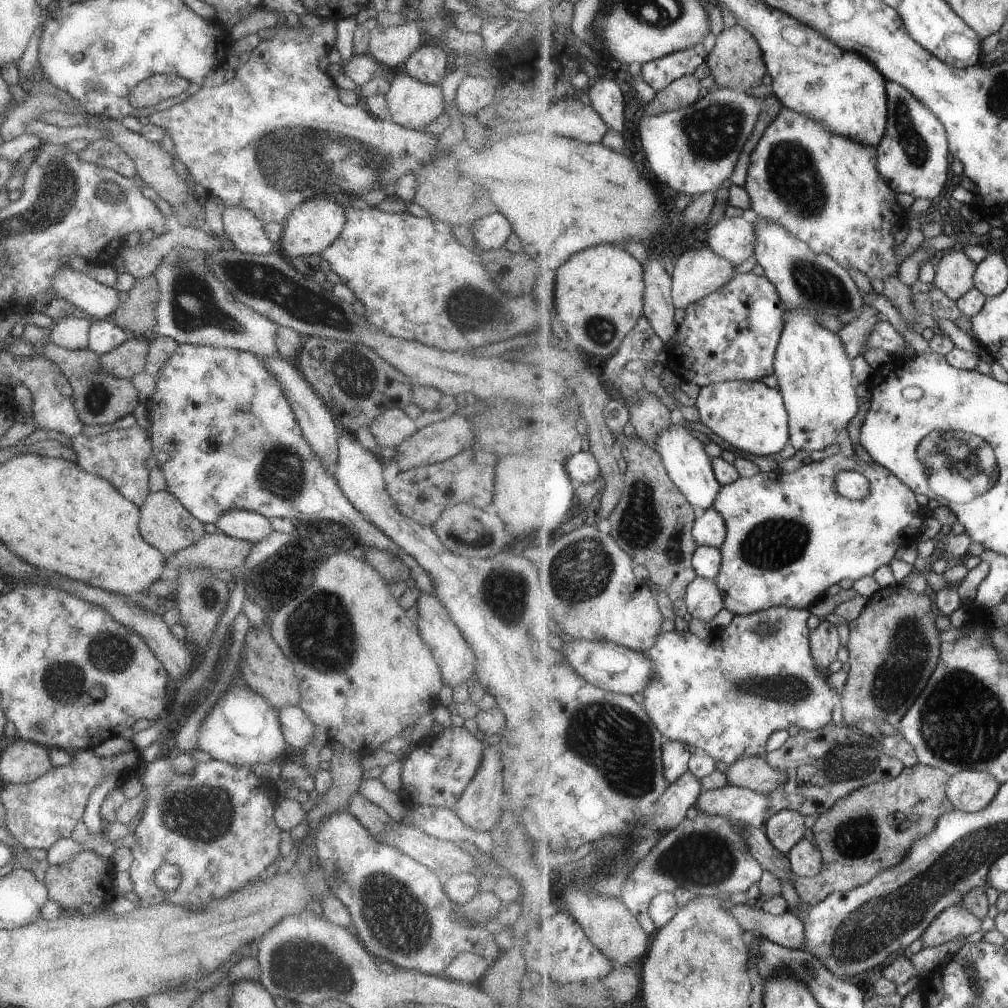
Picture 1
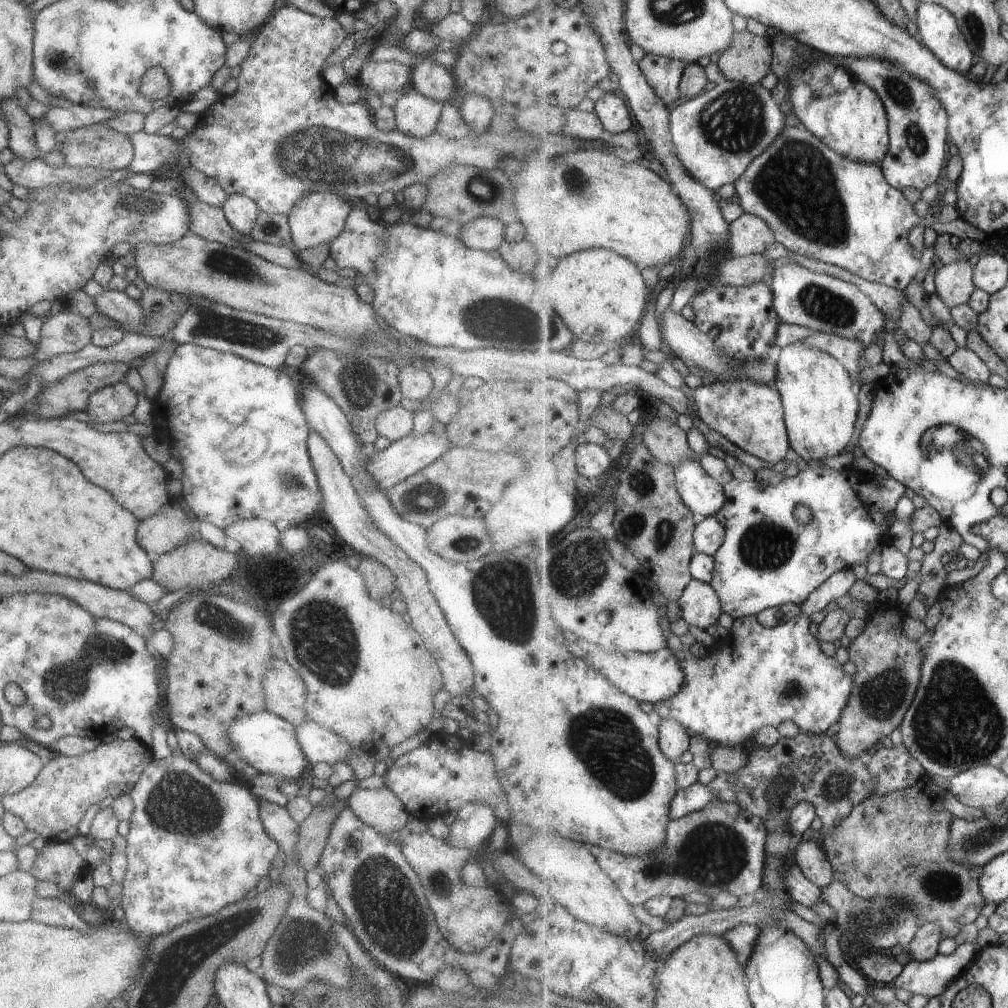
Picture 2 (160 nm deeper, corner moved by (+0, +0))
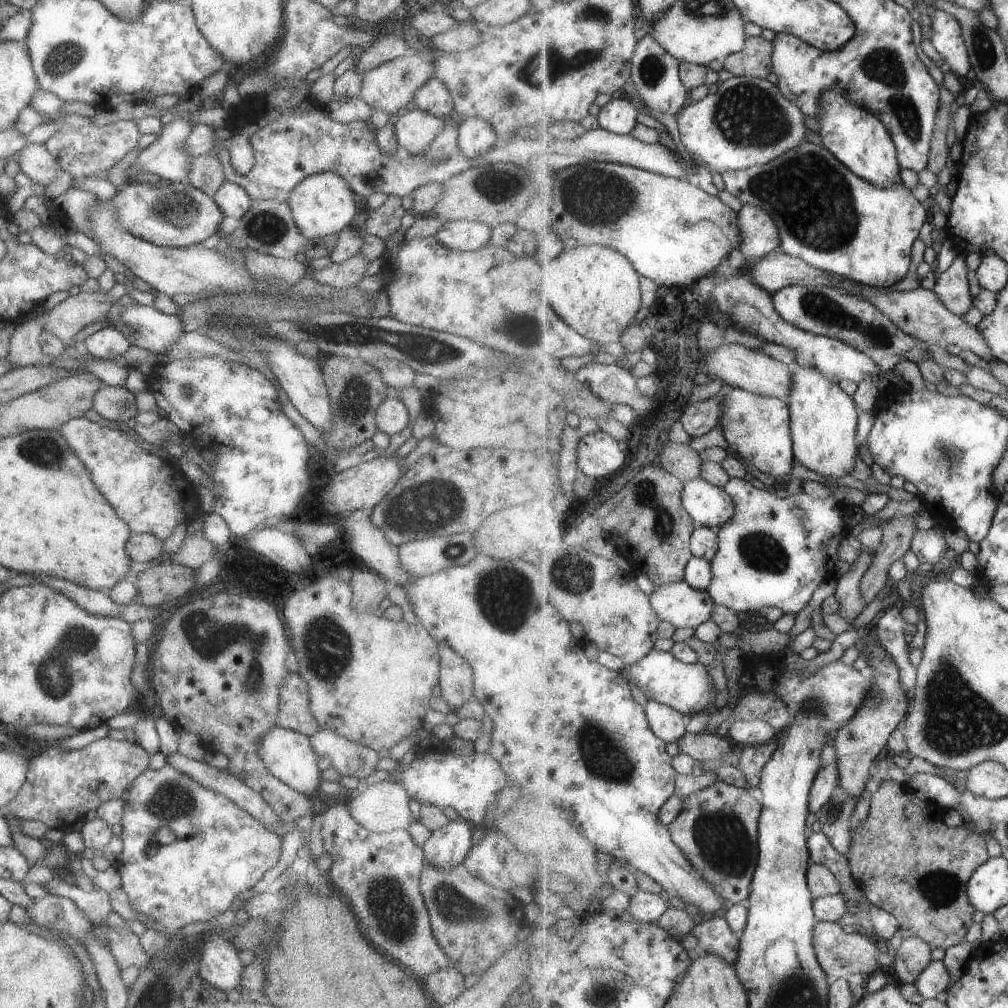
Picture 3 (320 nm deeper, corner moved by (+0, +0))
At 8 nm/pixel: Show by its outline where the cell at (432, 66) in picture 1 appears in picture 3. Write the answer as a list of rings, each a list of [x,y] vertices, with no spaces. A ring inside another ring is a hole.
[[[434,75],[425,80],[413,94],[412,106],[441,118],[453,117],[450,92]]]

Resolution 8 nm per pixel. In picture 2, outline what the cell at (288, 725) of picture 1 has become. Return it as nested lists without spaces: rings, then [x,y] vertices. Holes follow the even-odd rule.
[[[311,720],[293,726],[293,738],[310,766],[322,762],[328,765],[335,762],[347,763],[349,744]]]

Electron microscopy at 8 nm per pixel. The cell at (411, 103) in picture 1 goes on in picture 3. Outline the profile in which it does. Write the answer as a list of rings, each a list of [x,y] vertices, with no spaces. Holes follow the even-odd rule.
[[[409,105],[403,111],[398,113],[397,122],[393,125],[394,136],[397,147],[402,147],[406,152],[411,154],[421,154],[423,150],[430,147],[433,138],[439,134],[439,130],[443,128],[444,119],[439,116],[433,116],[429,112],[423,112],[414,106]]]

